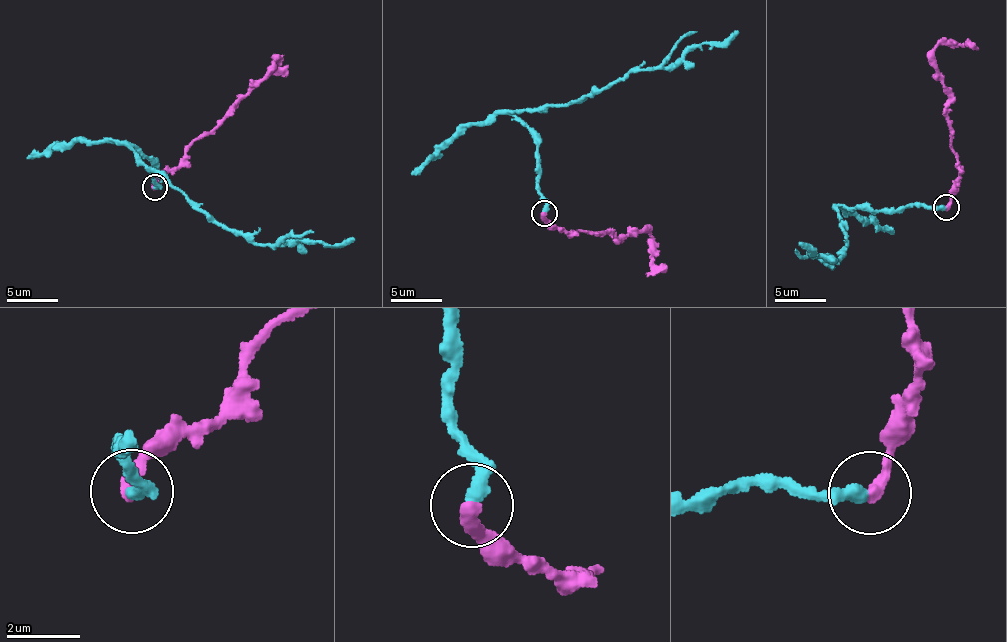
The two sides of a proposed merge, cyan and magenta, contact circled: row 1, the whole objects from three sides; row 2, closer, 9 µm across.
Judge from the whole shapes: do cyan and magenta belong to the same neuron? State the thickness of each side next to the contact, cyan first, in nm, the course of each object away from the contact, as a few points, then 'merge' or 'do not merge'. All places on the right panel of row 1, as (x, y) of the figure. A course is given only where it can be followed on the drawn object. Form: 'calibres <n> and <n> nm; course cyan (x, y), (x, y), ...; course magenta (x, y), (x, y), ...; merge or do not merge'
calibres 360 and 400 nm; course cyan (944, 207), (839, 210), (846, 249), (832, 267), (832, 260), (814, 252), (809, 254), (812, 250), (800, 243); course magenta (947, 207), (959, 175), (960, 161), (951, 143), (949, 92), (934, 51), (940, 44), (970, 45), (977, 50); merge

